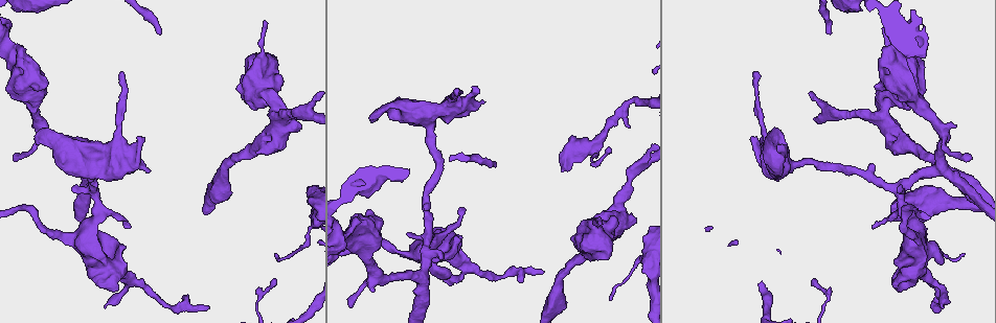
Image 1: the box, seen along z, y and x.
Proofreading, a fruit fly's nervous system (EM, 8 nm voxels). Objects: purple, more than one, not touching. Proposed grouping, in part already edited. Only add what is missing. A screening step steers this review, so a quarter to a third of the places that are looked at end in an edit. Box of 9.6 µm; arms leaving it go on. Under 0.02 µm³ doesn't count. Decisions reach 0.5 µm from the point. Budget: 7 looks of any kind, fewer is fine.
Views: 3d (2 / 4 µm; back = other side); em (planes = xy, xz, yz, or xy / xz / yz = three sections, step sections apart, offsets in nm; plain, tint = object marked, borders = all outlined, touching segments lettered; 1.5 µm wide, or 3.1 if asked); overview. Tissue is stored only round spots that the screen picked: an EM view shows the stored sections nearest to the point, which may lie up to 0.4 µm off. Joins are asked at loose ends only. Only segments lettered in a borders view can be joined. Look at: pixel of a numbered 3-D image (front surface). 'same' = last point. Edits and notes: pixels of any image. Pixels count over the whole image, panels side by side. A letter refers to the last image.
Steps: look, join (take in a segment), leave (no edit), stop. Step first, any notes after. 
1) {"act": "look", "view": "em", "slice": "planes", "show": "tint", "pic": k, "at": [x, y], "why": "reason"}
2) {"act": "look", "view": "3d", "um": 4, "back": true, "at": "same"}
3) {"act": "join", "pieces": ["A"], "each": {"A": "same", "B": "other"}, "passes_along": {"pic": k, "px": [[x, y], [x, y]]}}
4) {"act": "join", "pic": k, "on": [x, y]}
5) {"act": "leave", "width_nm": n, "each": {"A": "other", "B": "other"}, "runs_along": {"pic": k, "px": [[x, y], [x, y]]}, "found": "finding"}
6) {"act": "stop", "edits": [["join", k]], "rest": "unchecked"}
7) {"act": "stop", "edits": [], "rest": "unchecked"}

{"act": "look", "view": "3d", "um": 2, "pic": 1, "at": [522, 282], "why": "an open end"}

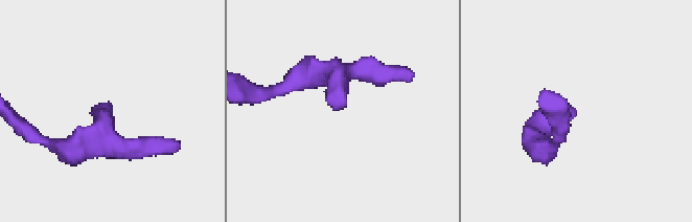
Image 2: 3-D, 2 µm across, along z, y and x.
{"act": "look", "view": "em", "slice": "planes", "show": "tint", "pic": 2, "at": [574, 108], "why": "now the EM"}

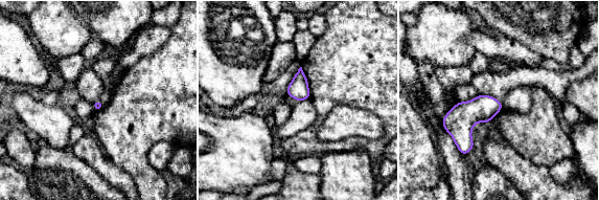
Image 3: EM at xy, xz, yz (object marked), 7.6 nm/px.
{"act": "look", "view": "em", "slice": "planes", "show": "borders", "at": "same"}

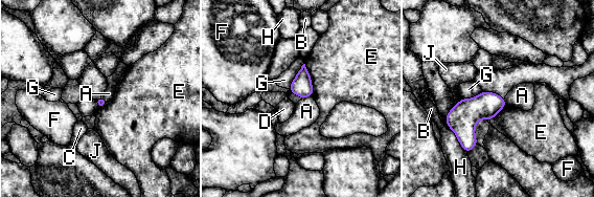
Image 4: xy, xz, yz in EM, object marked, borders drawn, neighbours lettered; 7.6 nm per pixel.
{"act": "leave", "each": {"A": "other", "B": "other", "C": "other", "D": "other", "E": "other", "F": "other", "G": "other", "H": "other", "J": "other"}, "border": {"pic": 4, "px": [[312, 95], [301, 100]]}, "found": "none of them fits"}

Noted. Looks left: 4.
{"act": "look", "view": "3d", "um": 2, "back": true, "pic": 1, "at": [275, 254]}

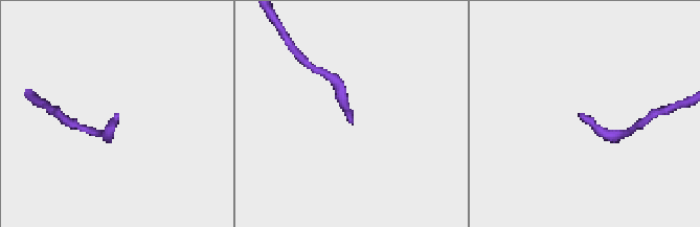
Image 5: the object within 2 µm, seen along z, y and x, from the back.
{"act": "look", "view": "em", "slice": "xz", "step": 4, "show": "borders", "pic": 5, "at": [117, 120]}

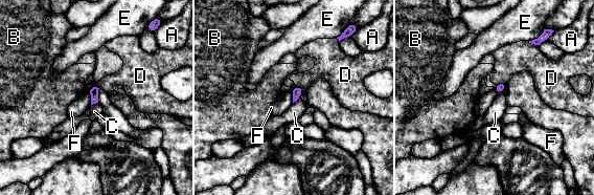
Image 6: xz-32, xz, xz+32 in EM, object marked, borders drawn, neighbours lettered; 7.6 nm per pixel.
{"act": "look", "view": "em", "slice": "planes", "show": "borders", "at": "same", "why": "cut it another way"}

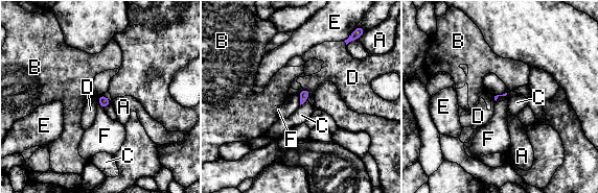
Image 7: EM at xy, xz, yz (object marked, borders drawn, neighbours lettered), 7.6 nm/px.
{"act": "leave", "each": {"A": "other", "B": "other", "C": "other", "D": "other", "E": "other", "F": "other"}, "border": {"pic": 7, "px": [[303, 88], [311, 93]]}, "found": "no lettered segment goes on from it"}

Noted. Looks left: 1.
{"act": "stop", "edits": [], "rest": "unchecked"}

